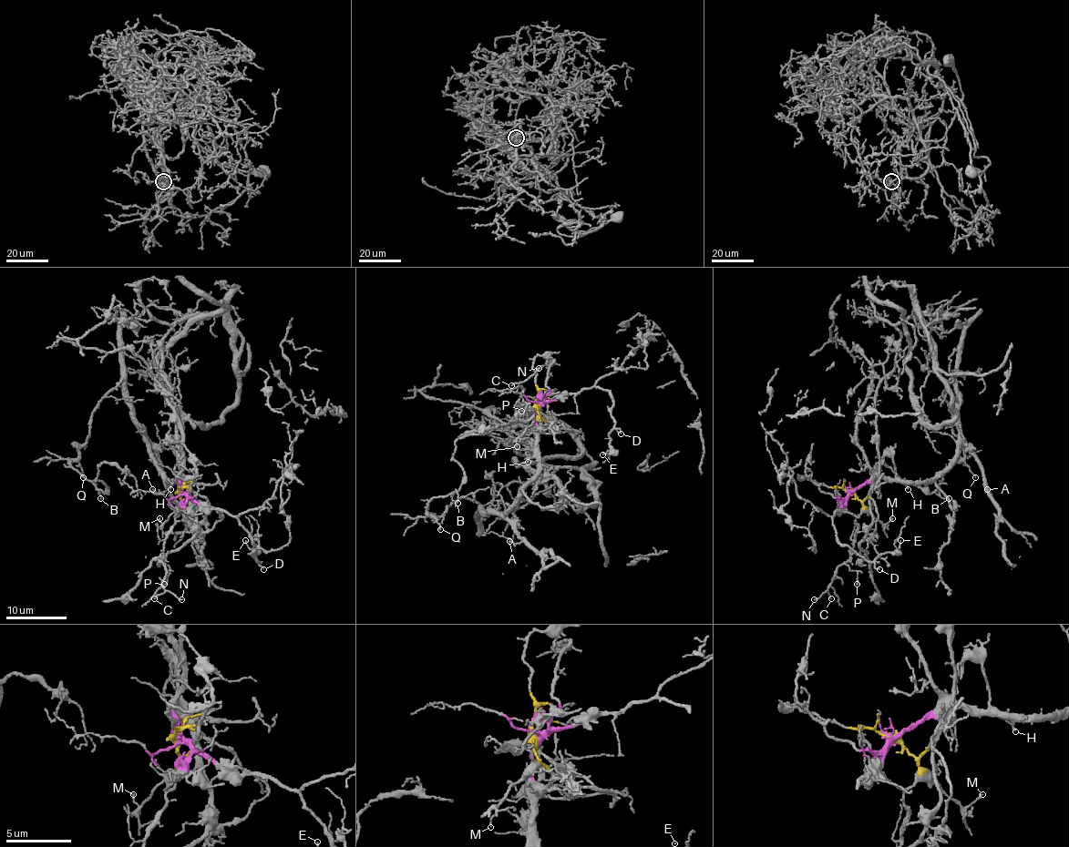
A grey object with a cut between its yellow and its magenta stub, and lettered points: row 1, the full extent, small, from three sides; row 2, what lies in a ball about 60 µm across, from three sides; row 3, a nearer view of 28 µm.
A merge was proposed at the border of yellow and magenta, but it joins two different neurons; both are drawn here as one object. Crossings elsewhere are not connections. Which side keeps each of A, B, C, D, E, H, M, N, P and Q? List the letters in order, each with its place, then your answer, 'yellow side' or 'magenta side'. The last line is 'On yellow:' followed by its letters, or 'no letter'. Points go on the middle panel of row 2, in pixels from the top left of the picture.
A: (509, 541) | magenta side
B: (457, 503) | magenta side
C: (511, 385) | yellow side
D: (621, 433) | magenta side
E: (602, 454) | magenta side
H: (528, 462) | magenta side
M: (517, 446) | yellow side
N: (539, 368) | yellow side
P: (521, 411) | yellow side
Q: (440, 529) | magenta side
On yellow: C, M, N, P

